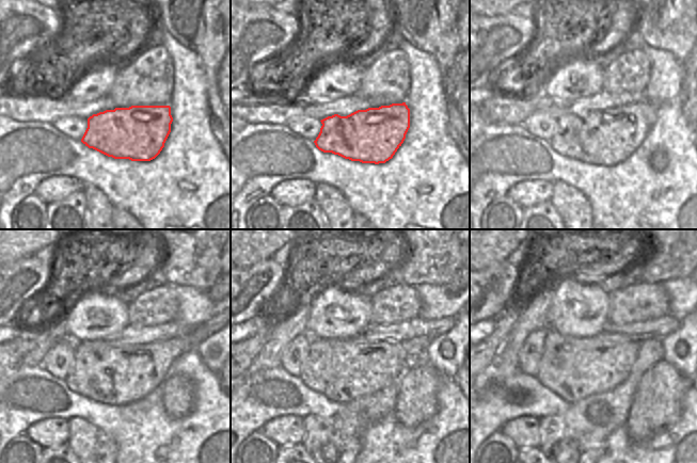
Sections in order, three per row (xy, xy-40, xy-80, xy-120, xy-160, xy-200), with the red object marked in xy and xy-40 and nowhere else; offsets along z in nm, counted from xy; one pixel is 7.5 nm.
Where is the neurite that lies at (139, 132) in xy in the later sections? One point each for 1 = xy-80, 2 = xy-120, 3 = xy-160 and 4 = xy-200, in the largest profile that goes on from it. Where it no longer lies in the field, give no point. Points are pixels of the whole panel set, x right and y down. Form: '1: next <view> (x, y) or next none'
1: next xy-80 (608, 137)
2: next xy-120 (117, 376)
3: next xy-160 (344, 370)
4: next xy-200 (573, 368)

